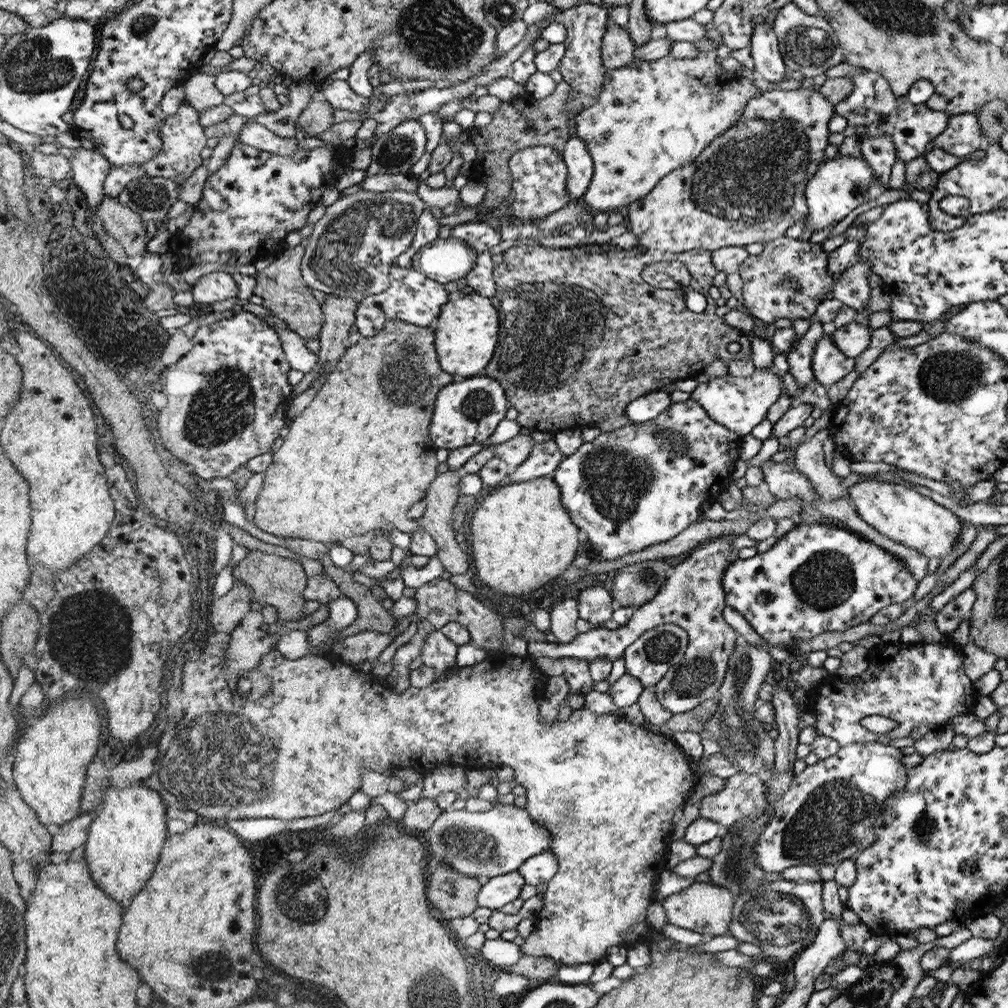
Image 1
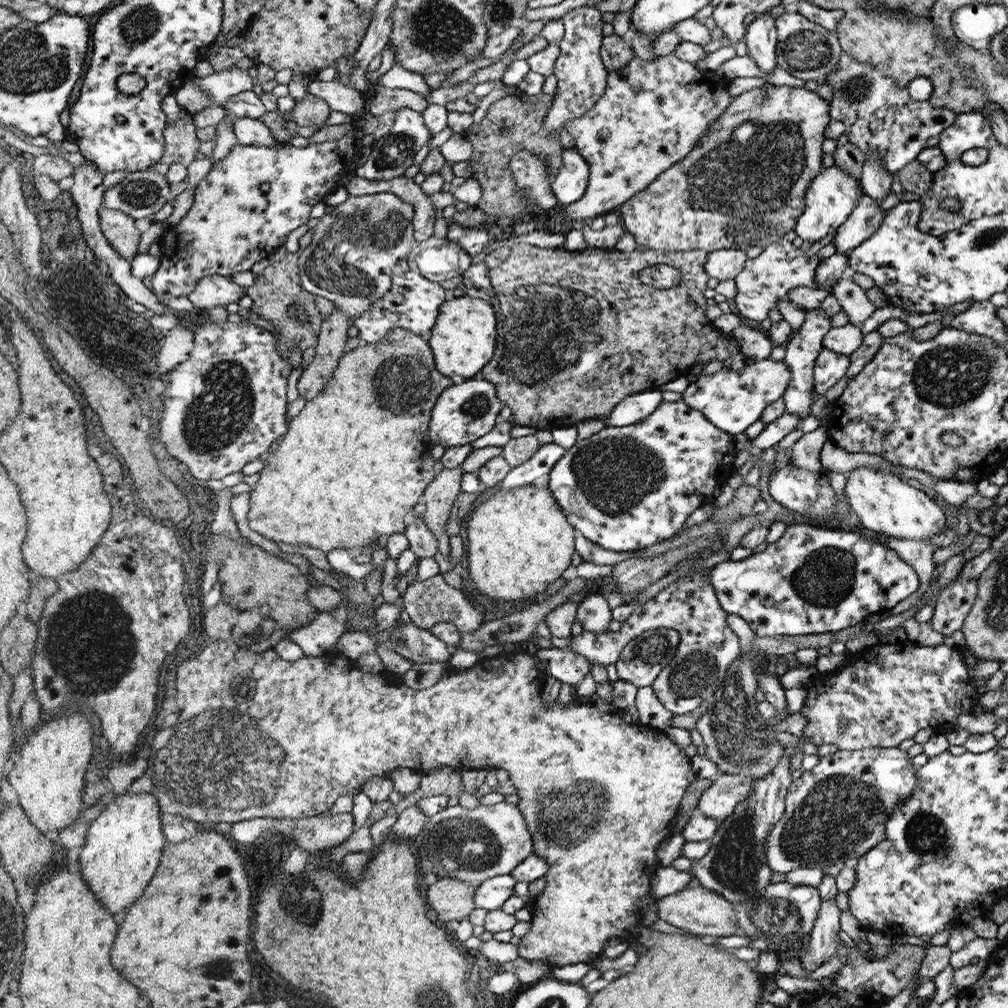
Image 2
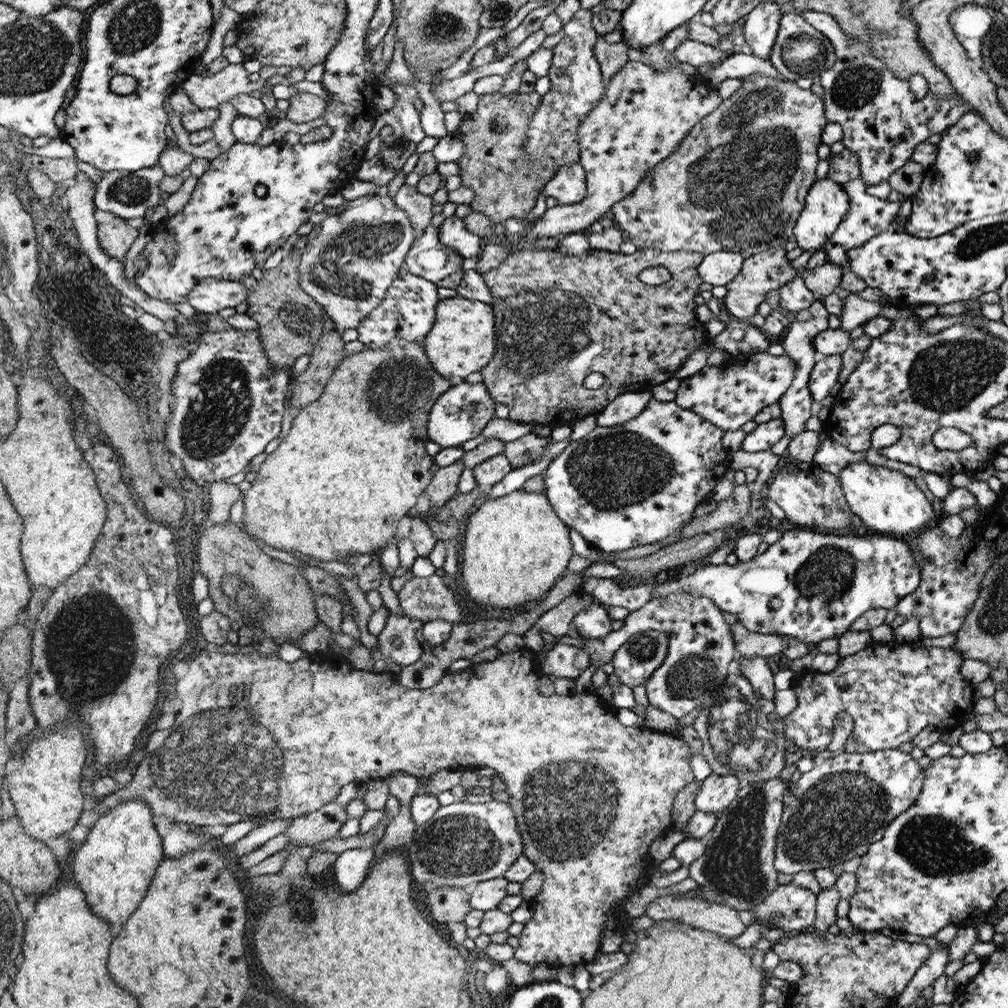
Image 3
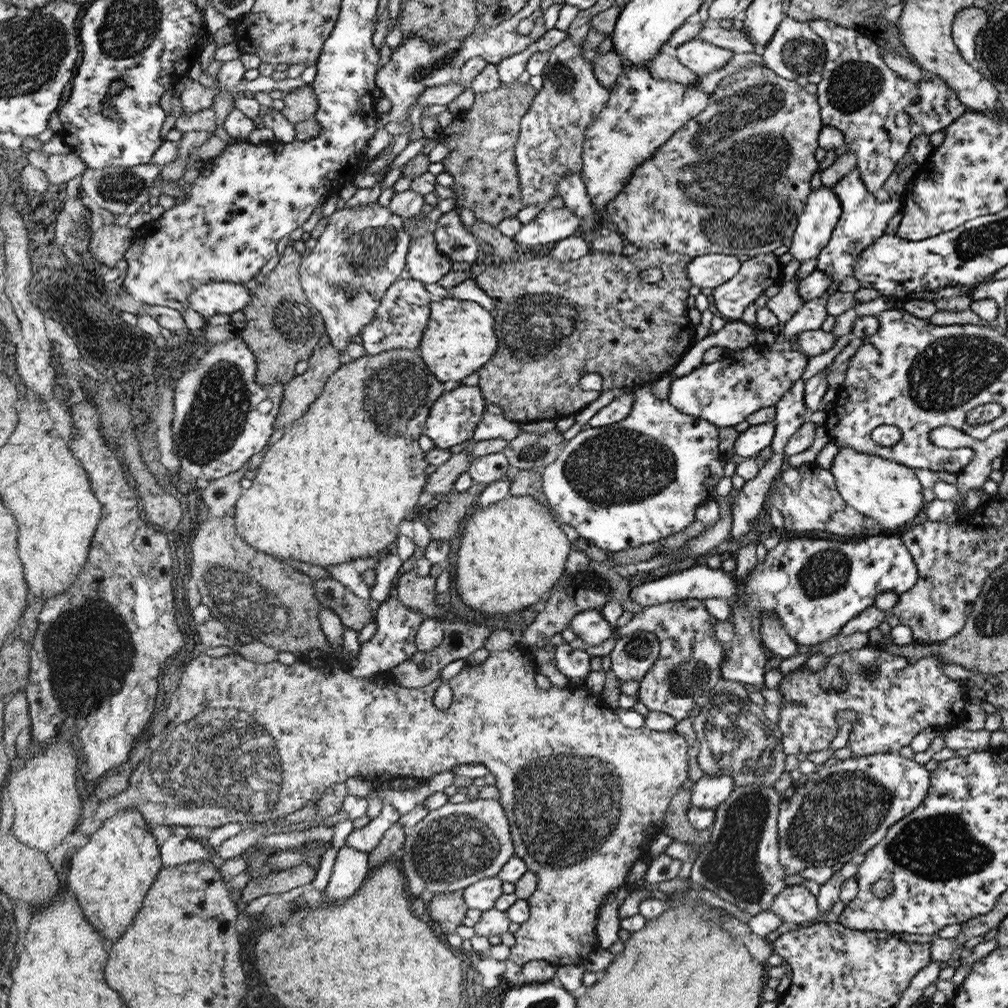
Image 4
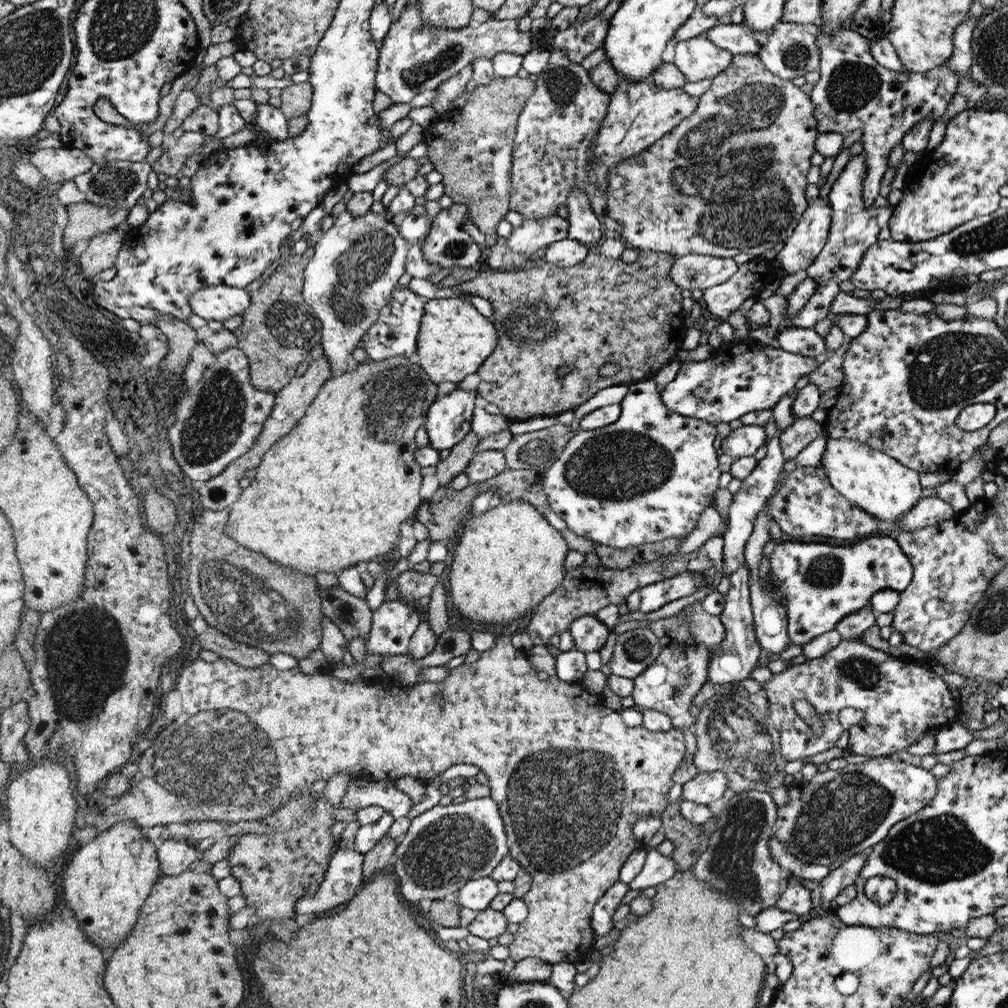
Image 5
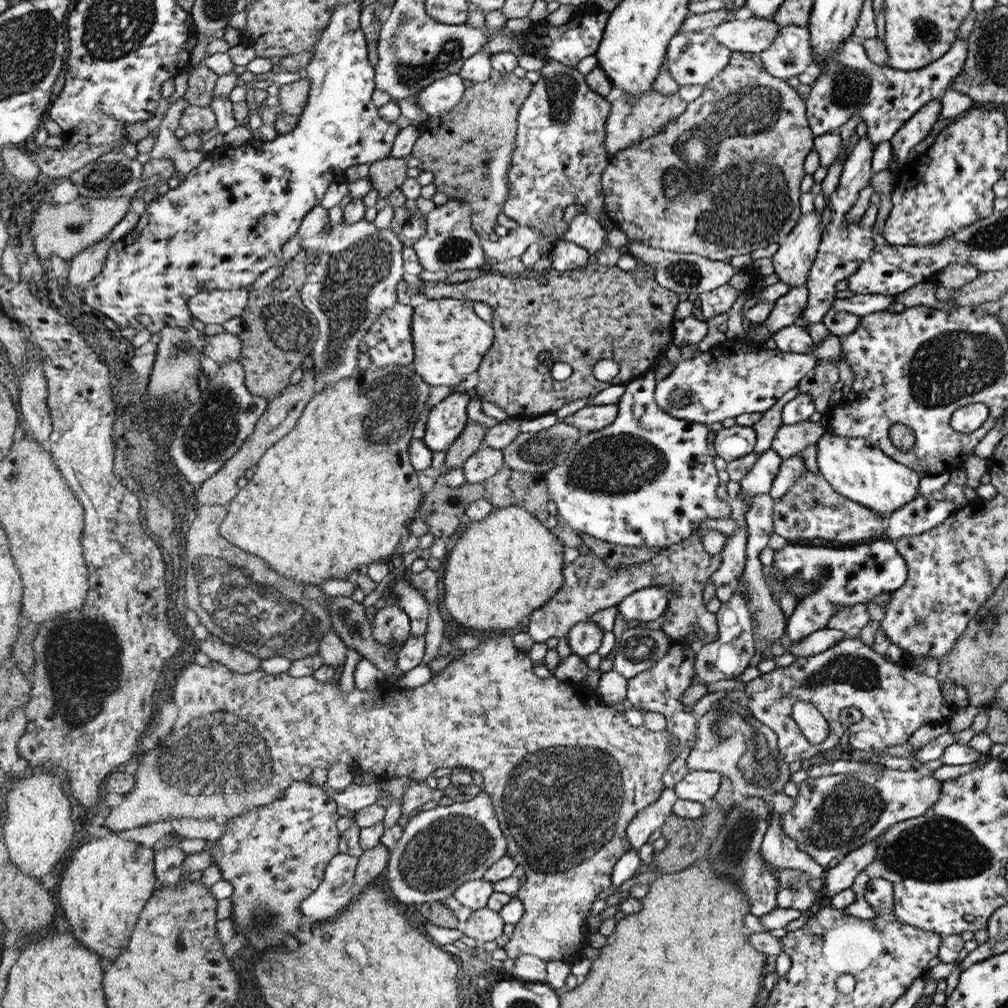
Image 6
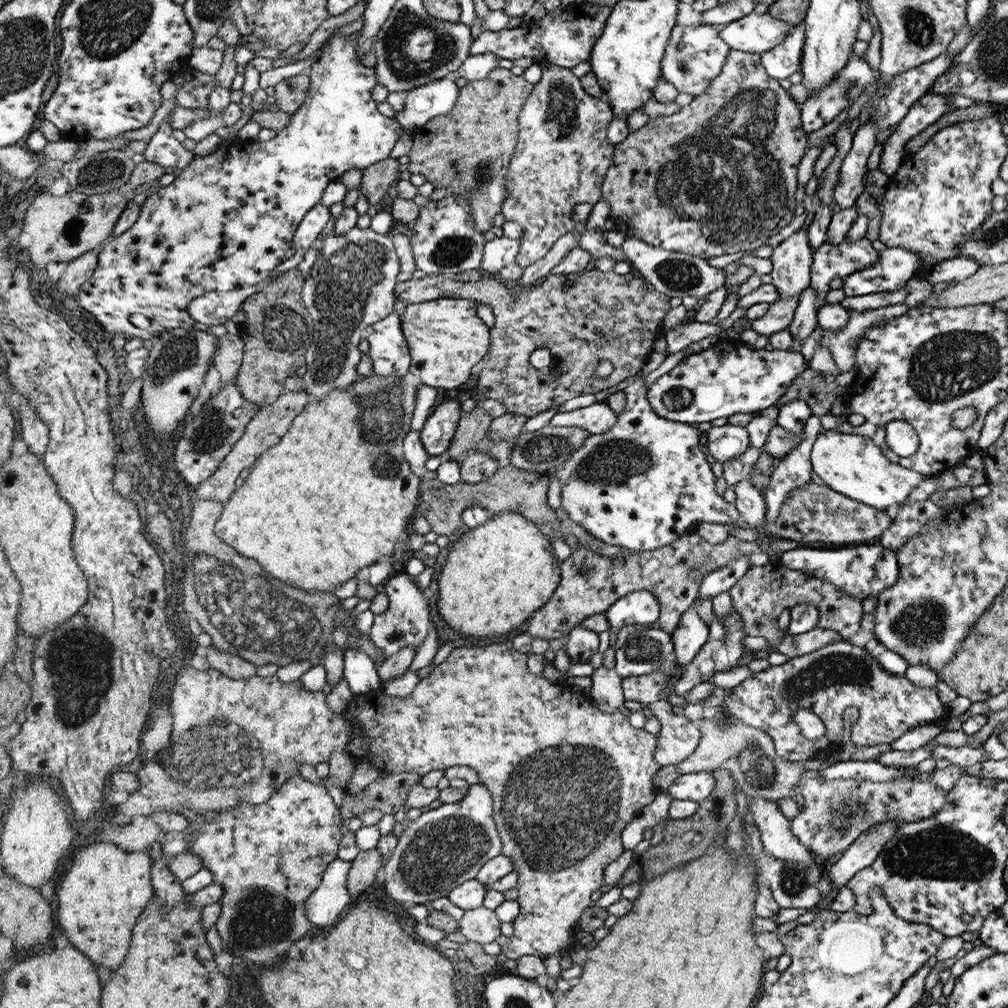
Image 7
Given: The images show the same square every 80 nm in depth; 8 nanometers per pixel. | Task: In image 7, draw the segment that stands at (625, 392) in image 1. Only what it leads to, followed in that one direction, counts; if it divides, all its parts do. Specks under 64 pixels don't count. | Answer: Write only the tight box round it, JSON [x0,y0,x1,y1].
[395,266,671,417]

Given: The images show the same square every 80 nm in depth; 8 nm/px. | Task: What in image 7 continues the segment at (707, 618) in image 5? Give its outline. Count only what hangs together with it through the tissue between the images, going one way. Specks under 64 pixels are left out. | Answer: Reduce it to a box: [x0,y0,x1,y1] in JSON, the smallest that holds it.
[527,532,781,641]

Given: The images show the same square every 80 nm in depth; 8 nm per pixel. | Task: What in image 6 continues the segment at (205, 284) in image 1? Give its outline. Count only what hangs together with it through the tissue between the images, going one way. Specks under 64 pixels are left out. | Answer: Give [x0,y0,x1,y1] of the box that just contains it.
[188,289,251,324]

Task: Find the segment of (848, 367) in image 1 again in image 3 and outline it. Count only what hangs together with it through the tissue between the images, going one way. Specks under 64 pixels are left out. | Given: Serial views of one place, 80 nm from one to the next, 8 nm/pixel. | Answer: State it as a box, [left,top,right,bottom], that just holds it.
[809,355,843,402]

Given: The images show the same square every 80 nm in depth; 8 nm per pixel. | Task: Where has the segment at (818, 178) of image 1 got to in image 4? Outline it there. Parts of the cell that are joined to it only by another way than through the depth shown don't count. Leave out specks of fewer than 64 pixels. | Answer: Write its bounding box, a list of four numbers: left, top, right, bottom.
[788,186,843,263]

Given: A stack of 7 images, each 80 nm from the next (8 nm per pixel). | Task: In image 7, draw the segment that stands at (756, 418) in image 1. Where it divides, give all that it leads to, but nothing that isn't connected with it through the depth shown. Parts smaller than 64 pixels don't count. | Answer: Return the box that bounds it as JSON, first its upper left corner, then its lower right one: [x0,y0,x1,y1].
[648,341,810,424]

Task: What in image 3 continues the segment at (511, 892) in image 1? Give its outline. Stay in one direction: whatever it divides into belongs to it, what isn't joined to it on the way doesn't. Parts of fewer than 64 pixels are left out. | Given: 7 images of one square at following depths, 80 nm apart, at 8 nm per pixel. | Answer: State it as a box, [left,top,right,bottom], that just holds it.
[470,876,510,912]

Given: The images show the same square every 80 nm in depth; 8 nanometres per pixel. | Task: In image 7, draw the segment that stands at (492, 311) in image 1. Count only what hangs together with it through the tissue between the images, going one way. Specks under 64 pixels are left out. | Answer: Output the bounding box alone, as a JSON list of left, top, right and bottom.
[401,299,490,391]

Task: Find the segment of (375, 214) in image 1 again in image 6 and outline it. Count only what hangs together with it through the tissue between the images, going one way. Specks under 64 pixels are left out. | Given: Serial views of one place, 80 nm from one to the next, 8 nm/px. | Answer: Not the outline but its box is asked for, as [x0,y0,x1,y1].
[304,218,404,394]

